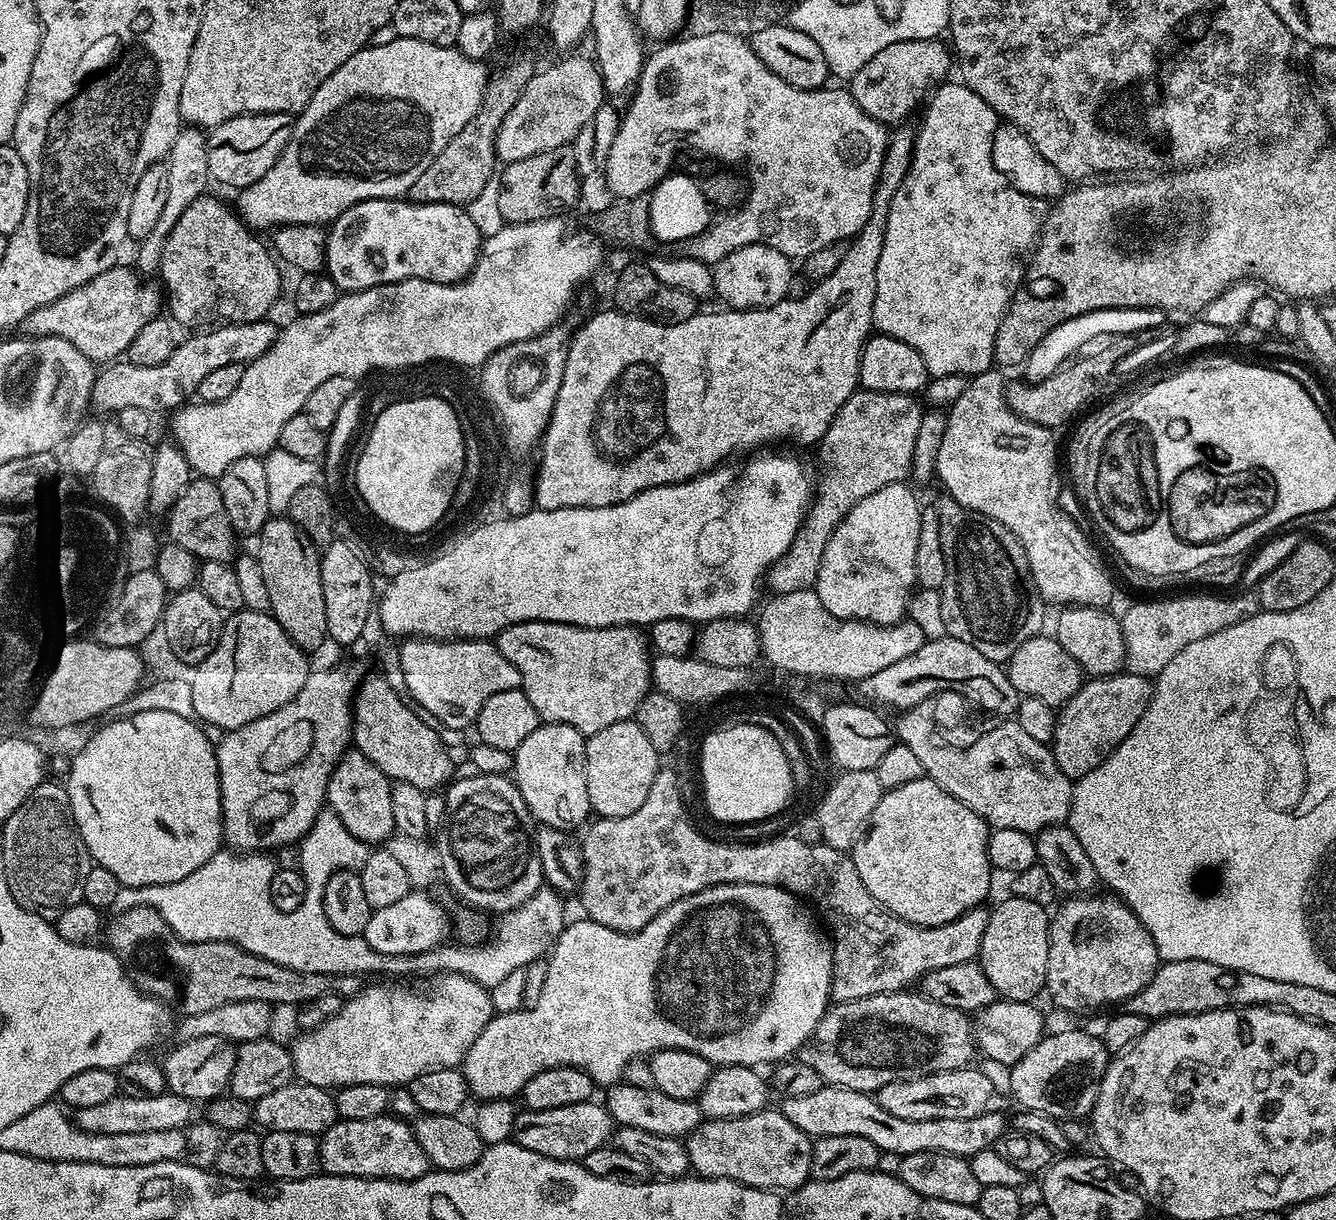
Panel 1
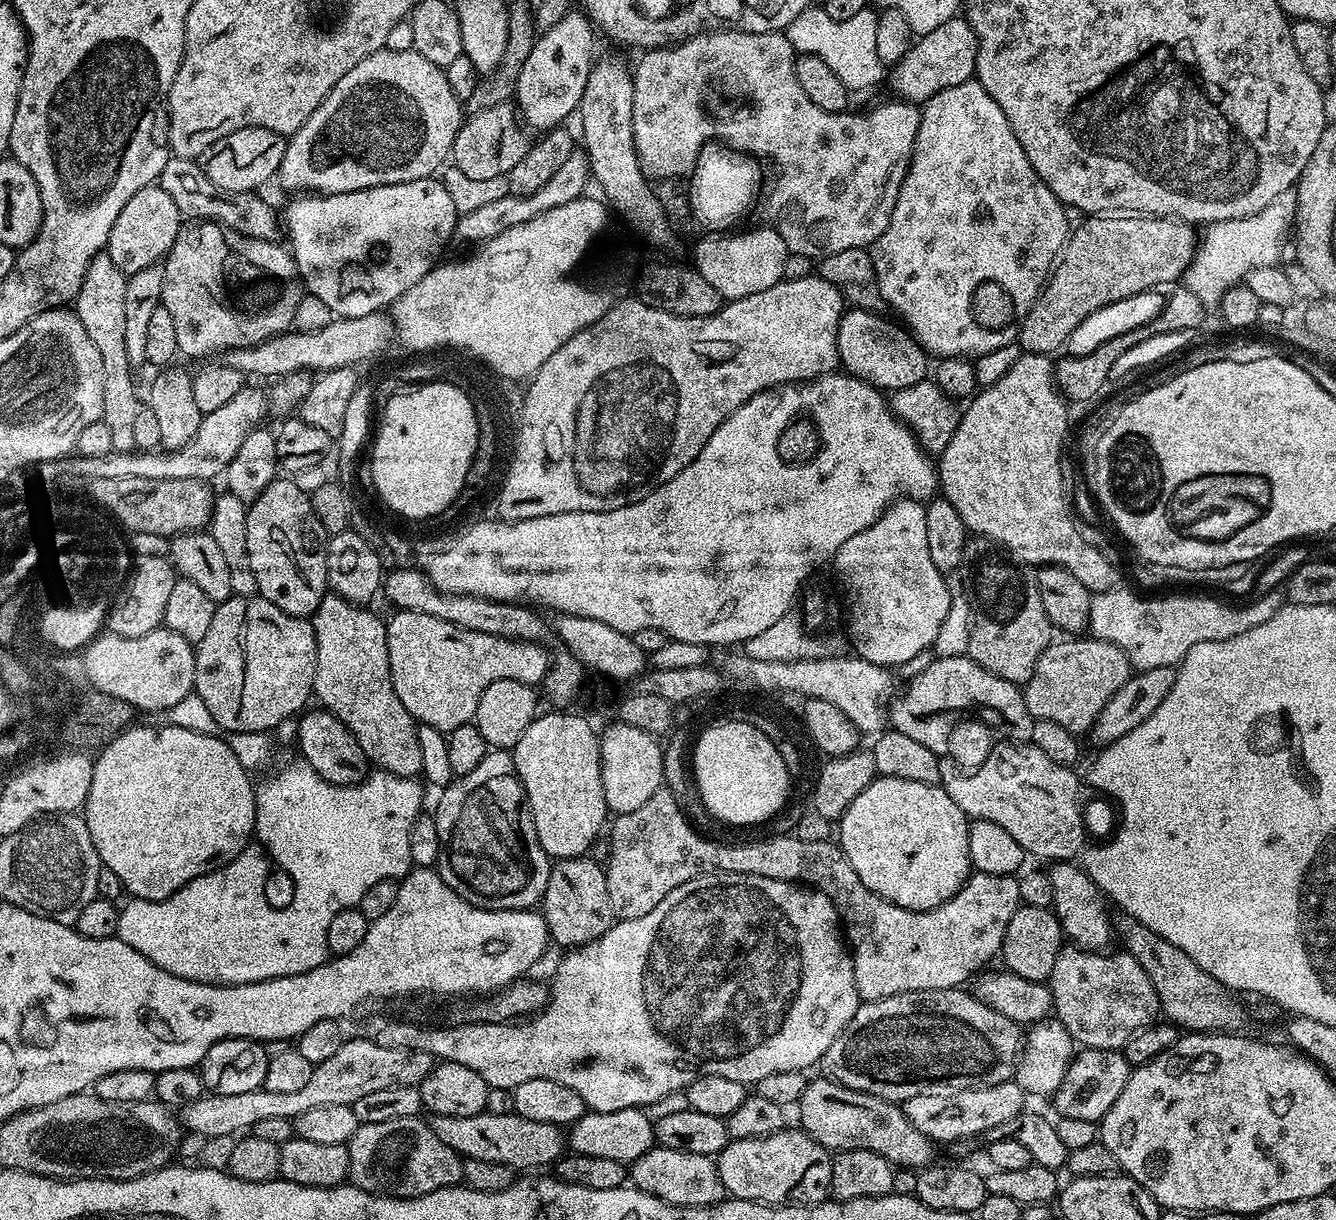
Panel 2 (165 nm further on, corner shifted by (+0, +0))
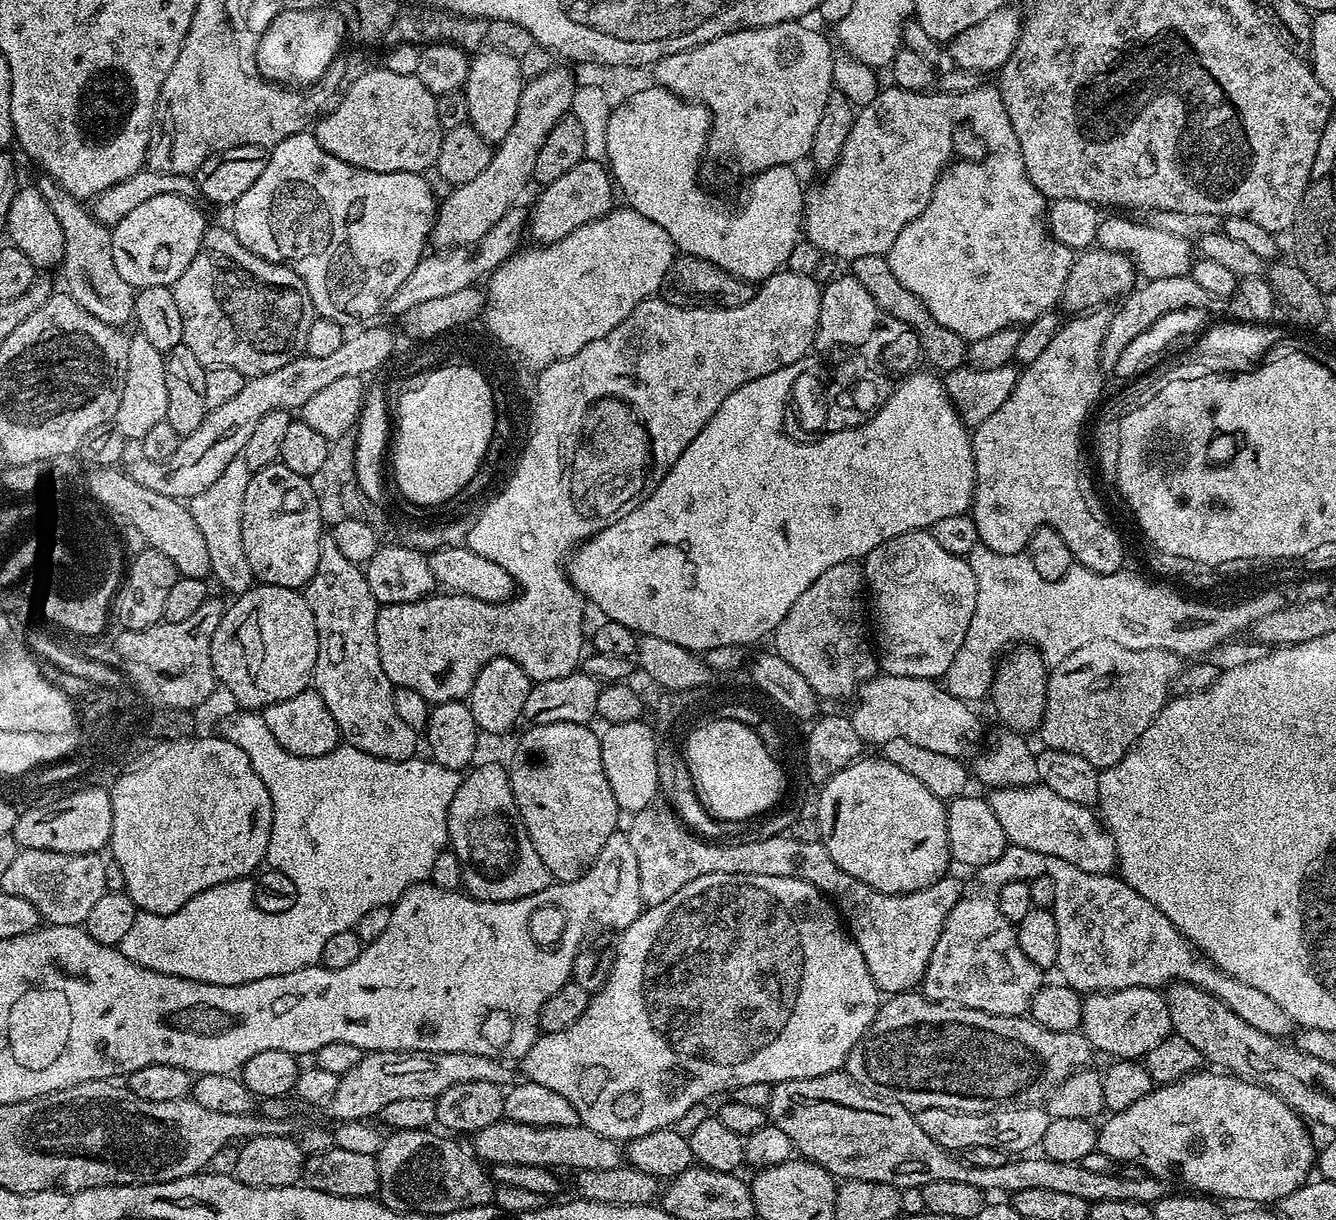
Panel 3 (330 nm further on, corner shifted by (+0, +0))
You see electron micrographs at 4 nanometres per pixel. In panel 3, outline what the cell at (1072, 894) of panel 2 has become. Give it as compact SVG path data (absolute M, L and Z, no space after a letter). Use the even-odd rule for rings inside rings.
M1016 844L1009 845L1002 856L996 858L994 862L977 869L974 890L967 891L947 916L942 934L934 946L920 983L923 995L940 1003L962 1005L964 1008L978 1009L999 1016L1019 1016L1029 1011L1032 996L1035 994L1032 990L1034 964L1018 946L1015 925L1001 914L998 897L1001 889L1010 882L1027 882L1040 875L1054 878L1056 891L1054 911L1058 922L1056 968L1058 973L1060 972L1059 979L1069 988L1075 988L1081 994L1091 994L1127 988L1160 990L1173 982L1193 984L1206 990L1226 1006L1230 1006L1230 1010L1234 1010L1238 1018L1254 1026L1254 1030L1262 1030L1262 1034L1270 1034L1277 1038L1288 1038L1293 1035L1294 1022L1290 1014L1286 1014L1286 1010L1282 1010L1282 1006L1278 1006L1278 1002L1274 1002L1270 994L1262 994L1262 990L1246 986L1246 982L1238 982L1236 978L1217 968L1211 960L1193 948L1189 940L1174 926L1174 922L1170 922L1170 918L1166 918L1166 914L1162 914L1162 910L1154 906L1154 902L1146 902L1146 898L1142 898L1142 894L1138 894L1138 890L1131 888L1125 880L1120 879L1119 875L1086 874L1086 870L1078 870L1078 866L1065 862L1062 858L1041 854Z

